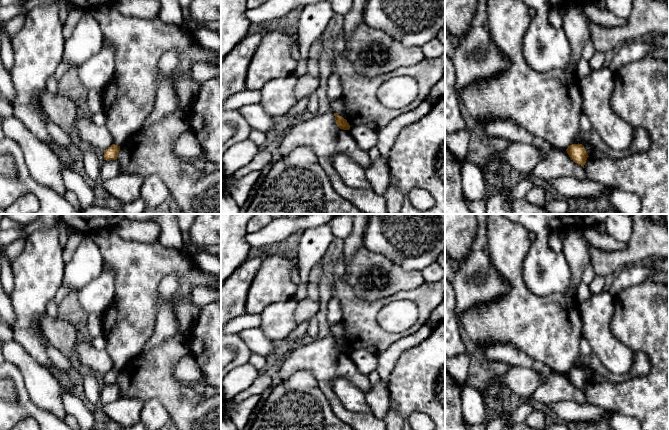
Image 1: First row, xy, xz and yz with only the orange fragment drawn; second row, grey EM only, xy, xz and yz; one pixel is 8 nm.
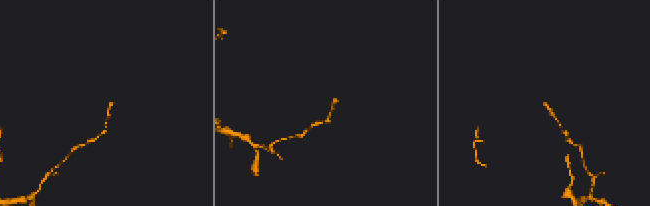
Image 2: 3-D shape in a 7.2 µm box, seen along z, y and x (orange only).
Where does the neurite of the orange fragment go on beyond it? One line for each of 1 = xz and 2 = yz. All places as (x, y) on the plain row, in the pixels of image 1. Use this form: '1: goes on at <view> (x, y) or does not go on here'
1: does not go on here
2: does not go on here

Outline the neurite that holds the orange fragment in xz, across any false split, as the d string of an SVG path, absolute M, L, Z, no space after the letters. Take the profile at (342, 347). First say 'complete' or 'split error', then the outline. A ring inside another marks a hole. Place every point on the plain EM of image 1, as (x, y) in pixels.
complete; M334 337L334 340L335 340L336 348L340 353L343 353L343 354L349 354L350 353L350 349L346 343L341 341L337 337Z

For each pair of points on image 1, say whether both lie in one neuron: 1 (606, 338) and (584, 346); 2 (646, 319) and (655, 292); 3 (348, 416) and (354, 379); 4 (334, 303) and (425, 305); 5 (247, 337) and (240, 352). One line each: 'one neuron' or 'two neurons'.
1: two neurons
2: one neuron
3: one neuron
4: two neurons
5: two neurons

